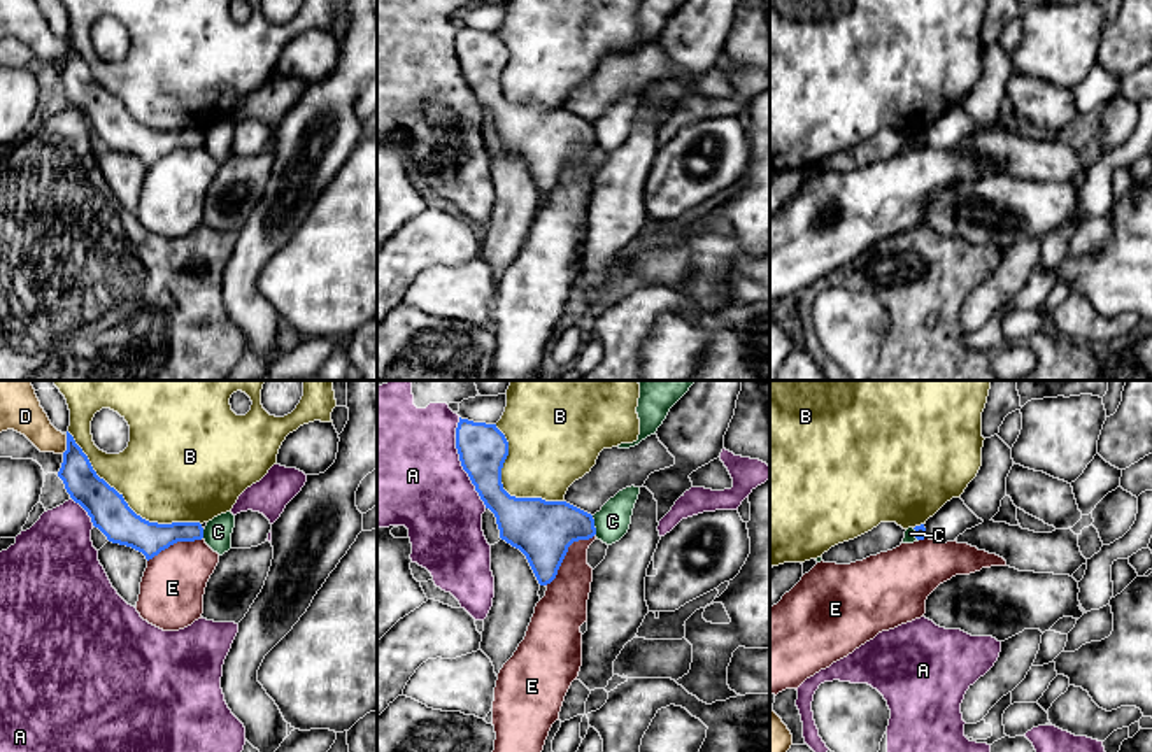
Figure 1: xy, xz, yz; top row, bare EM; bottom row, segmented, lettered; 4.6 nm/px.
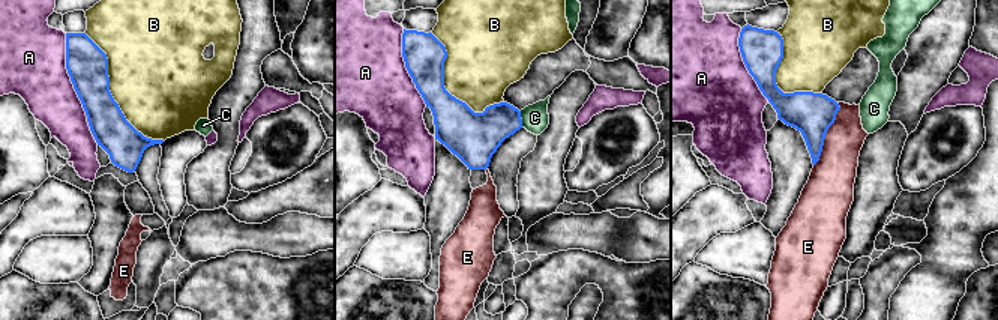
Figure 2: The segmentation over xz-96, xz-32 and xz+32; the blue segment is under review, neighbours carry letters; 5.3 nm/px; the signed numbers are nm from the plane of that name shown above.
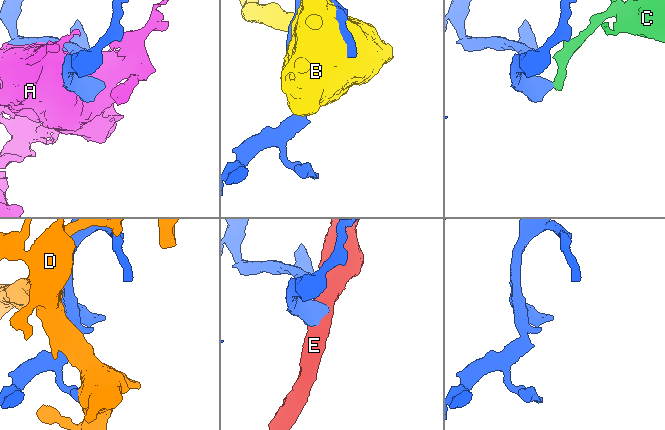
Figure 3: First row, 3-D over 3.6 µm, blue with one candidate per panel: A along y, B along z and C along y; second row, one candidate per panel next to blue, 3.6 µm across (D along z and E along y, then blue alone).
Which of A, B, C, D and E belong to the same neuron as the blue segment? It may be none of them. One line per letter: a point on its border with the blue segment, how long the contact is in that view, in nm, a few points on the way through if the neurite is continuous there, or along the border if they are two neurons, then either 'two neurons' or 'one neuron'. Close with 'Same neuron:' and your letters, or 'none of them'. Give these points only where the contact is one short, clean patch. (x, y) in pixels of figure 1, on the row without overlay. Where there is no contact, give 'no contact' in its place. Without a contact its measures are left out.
A: contact xz (462, 70); length 440 nm; two neurons
B: contact xy (127, 111); length 750 nm; two neurons
C: contact xz (593, 132); length 90 nm; border xz (591, 123), (597, 141); two neurons
D: contact xy (67, 51); length 90 nm; two neurons
E: contact xz (565, 162); length 340 nm; border xz (595, 141), (568, 155), (558, 181), (546, 193); two neurons
Same neuron: none of them

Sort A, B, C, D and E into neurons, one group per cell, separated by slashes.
A / B / C / D / E

